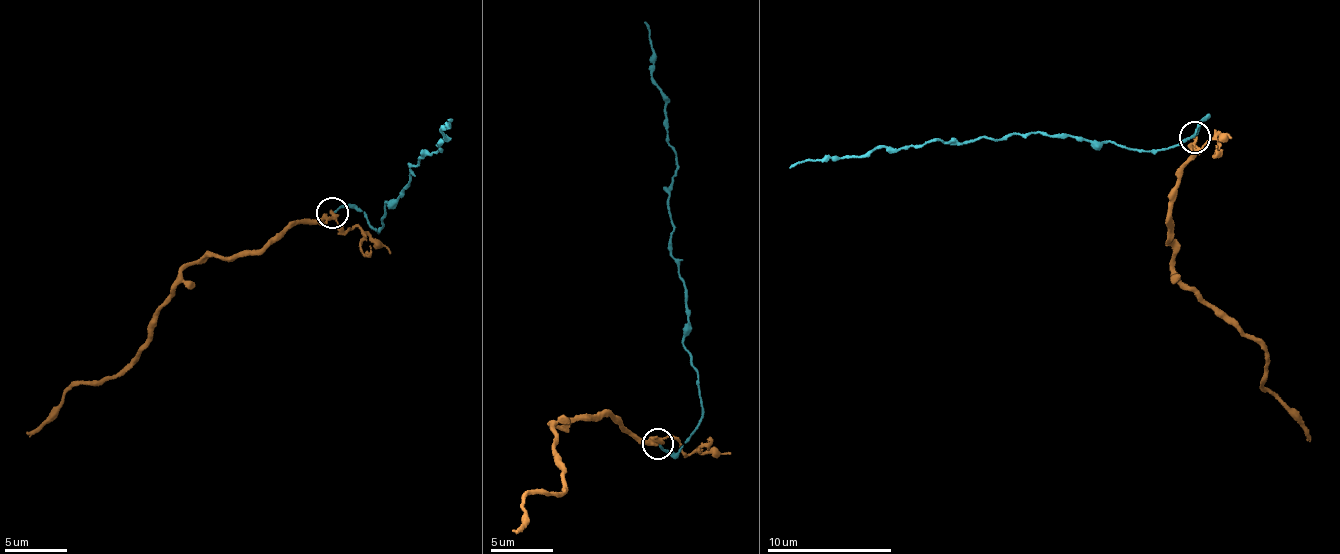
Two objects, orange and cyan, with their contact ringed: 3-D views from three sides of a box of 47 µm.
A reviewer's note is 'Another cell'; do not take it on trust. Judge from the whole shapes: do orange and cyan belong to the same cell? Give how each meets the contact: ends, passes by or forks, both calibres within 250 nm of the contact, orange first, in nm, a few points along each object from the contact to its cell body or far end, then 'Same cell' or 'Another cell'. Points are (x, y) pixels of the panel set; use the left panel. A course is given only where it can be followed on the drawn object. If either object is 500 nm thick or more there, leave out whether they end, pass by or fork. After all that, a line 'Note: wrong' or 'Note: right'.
At the ring orange forks. At the ring cyan ends. Thickness 170 nm (orange) against 130 nm. Course of orange: (333, 213), (302, 219), (261, 248), (190, 265), (135, 357), (116, 374), (75, 385), (29, 438). Course of cyan: (333, 210), (356, 208), (380, 229), (384, 207), (410, 181), (409, 165), (442, 147), (446, 120). Another cell
Note: right

